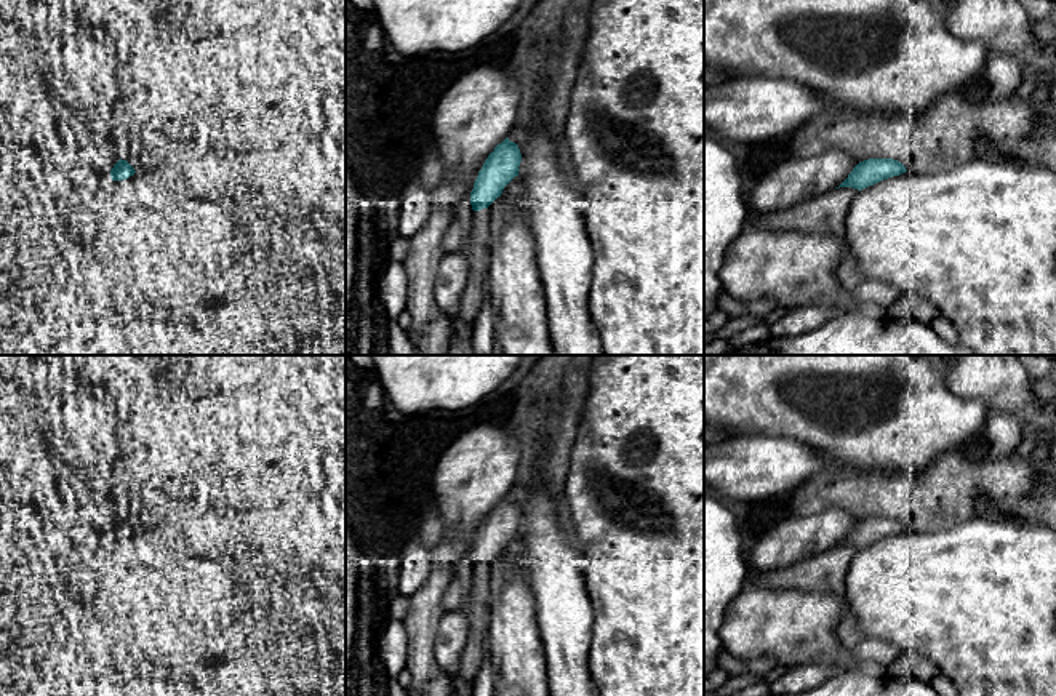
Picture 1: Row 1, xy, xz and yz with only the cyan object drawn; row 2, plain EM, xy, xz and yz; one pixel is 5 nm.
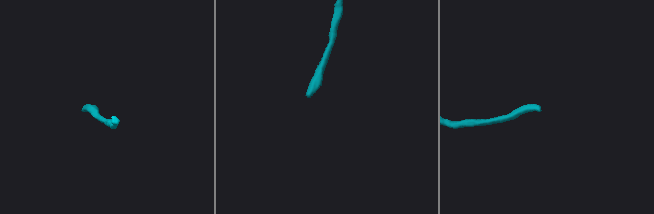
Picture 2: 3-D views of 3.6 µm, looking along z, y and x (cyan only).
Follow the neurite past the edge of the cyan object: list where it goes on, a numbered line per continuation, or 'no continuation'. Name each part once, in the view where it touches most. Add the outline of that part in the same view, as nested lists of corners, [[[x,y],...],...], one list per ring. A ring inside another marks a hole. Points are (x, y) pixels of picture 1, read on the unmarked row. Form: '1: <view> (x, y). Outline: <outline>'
1: xz (477, 610). Outline: [[[488,566],[474,570],[472,590],[467,605],[467,622],[470,634],[464,646],[464,659],[461,659],[458,669],[459,674],[472,686],[482,669],[482,659],[478,653],[482,651],[485,642],[485,632],[490,622],[490,582],[488,582]]]

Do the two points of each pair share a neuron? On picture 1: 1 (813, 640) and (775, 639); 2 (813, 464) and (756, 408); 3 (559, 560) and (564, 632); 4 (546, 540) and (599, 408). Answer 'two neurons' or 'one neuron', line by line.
1: one neuron
2: two neurons
3: one neuron
4: two neurons

